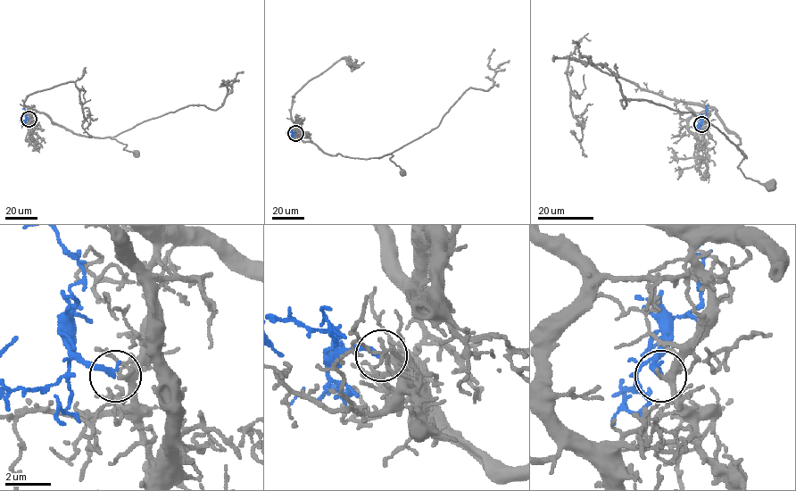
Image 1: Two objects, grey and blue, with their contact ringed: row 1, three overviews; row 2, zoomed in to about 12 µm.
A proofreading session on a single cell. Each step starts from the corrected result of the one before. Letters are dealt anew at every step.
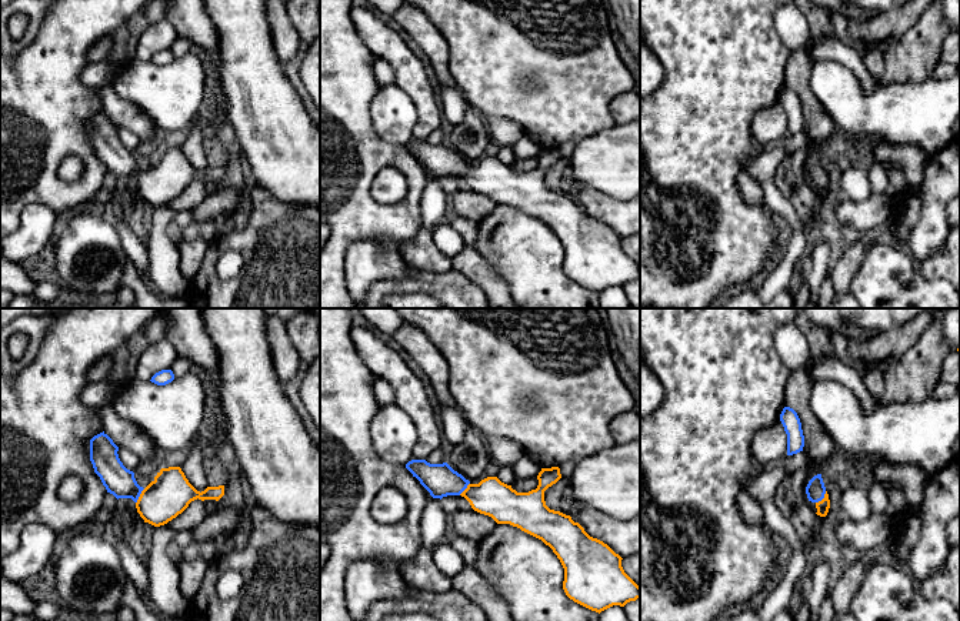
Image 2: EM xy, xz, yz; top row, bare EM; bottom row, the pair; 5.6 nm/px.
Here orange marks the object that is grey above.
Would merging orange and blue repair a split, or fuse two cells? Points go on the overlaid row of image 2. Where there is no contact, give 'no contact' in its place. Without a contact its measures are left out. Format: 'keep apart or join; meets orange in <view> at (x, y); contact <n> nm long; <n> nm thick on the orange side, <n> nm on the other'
join; meets orange in xy at (140, 496); contact 100 nm long; 240 nm thick on the orange side, 160 nm on the other

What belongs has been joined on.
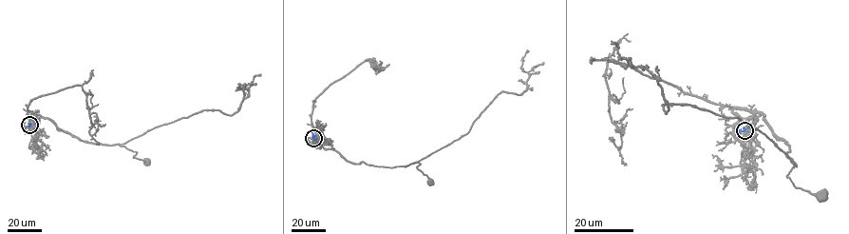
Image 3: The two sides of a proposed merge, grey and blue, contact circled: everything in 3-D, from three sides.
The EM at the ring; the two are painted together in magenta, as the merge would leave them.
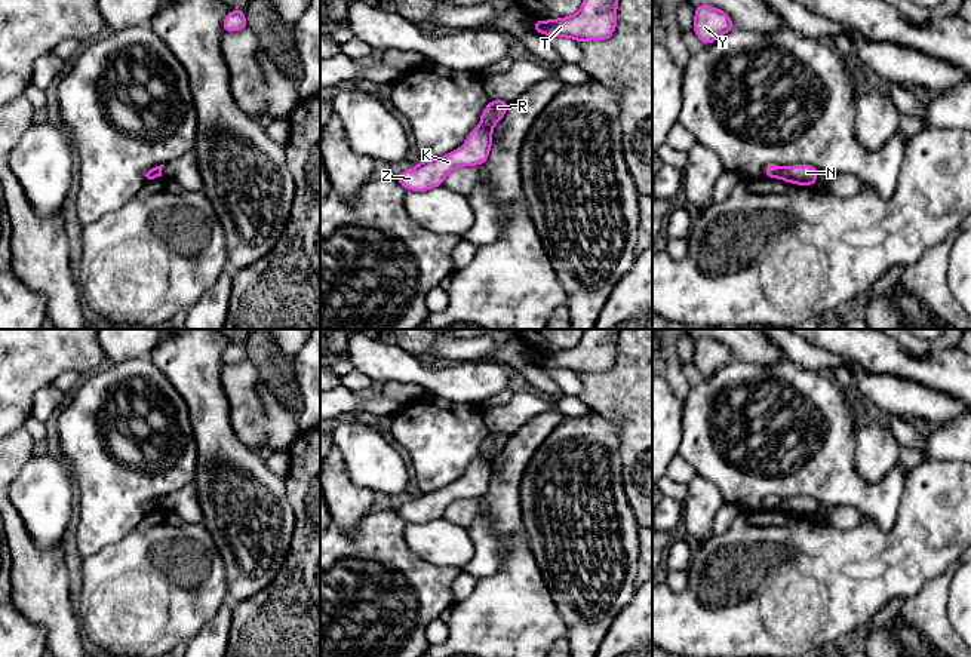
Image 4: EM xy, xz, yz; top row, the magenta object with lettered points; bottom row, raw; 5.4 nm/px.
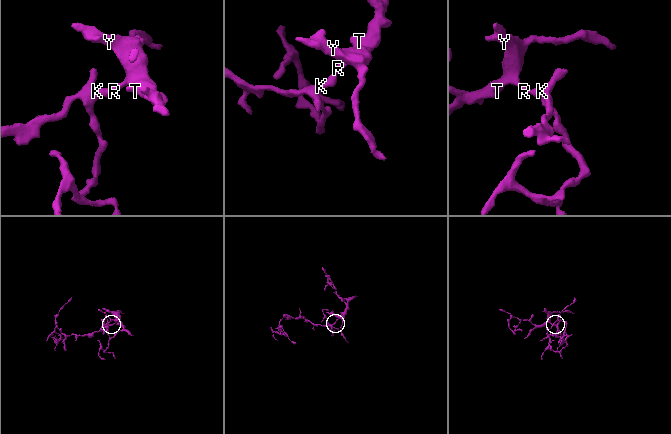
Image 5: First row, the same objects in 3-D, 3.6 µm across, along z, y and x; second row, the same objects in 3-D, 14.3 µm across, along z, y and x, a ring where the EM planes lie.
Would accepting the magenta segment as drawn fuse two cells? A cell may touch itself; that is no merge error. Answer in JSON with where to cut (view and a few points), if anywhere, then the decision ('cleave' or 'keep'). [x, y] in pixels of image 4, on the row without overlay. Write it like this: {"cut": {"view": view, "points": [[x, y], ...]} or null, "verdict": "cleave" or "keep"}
{"cut": {"view": "xz", "points": [[481, 456], [491, 460]]}, "verdict": "cleave"}

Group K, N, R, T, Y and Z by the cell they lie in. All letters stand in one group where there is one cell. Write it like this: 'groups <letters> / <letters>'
groups K N Z / R T Y

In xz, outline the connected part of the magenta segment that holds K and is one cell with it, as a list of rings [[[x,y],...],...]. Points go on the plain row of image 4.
[[[479,458],[470,464],[463,479],[434,491],[421,492],[412,501],[397,507],[394,512],[406,522],[425,524],[443,518],[448,506],[461,498],[485,497],[492,476],[492,460]]]

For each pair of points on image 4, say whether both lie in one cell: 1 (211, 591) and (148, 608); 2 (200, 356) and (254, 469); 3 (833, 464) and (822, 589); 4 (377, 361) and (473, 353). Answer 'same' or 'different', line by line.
1: same
2: same
3: different
4: different

